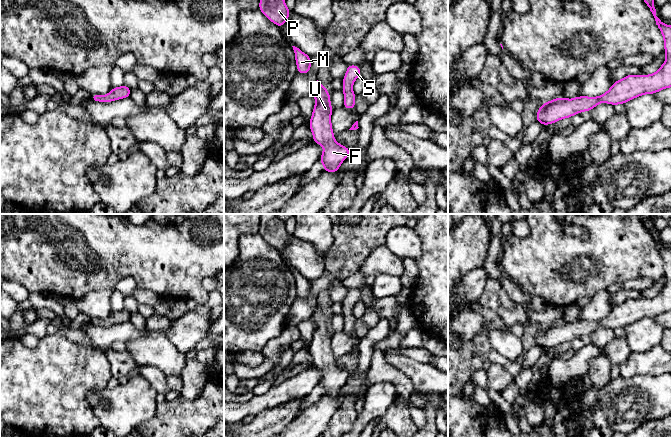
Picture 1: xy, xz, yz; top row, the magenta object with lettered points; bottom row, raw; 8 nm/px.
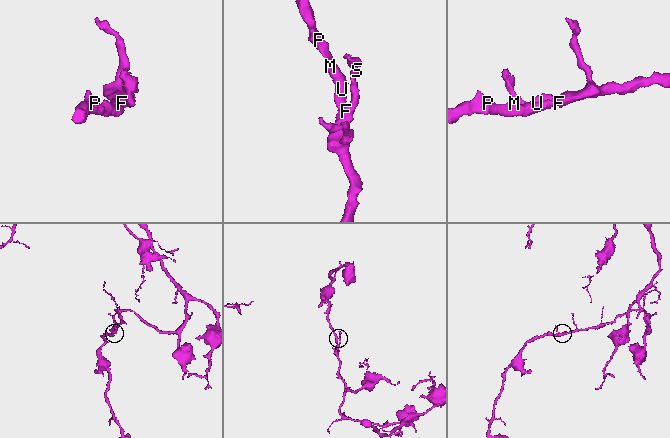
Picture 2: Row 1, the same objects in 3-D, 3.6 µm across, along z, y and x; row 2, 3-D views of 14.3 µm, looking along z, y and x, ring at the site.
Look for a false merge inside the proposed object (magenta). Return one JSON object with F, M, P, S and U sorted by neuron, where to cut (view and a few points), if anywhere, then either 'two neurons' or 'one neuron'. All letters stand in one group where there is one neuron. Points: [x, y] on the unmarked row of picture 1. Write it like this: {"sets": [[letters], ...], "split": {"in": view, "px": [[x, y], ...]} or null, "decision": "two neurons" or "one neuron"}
{"sets": [["F", "M", "P", "S", "U"]], "split": null, "decision": "one neuron"}

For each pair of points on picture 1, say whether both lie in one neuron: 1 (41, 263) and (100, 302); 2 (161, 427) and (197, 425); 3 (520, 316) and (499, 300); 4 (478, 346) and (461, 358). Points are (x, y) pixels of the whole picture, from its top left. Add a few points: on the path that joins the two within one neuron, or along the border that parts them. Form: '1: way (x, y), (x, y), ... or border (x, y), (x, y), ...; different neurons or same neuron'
1: border (110, 289), (88, 292), (82, 298), (74, 300); different neurons
2: way (170, 427), (188, 425); same neuron
3: way (515, 313), (512, 313), (504, 305); same neuron
4: way (474, 350), (465, 358); same neuron

